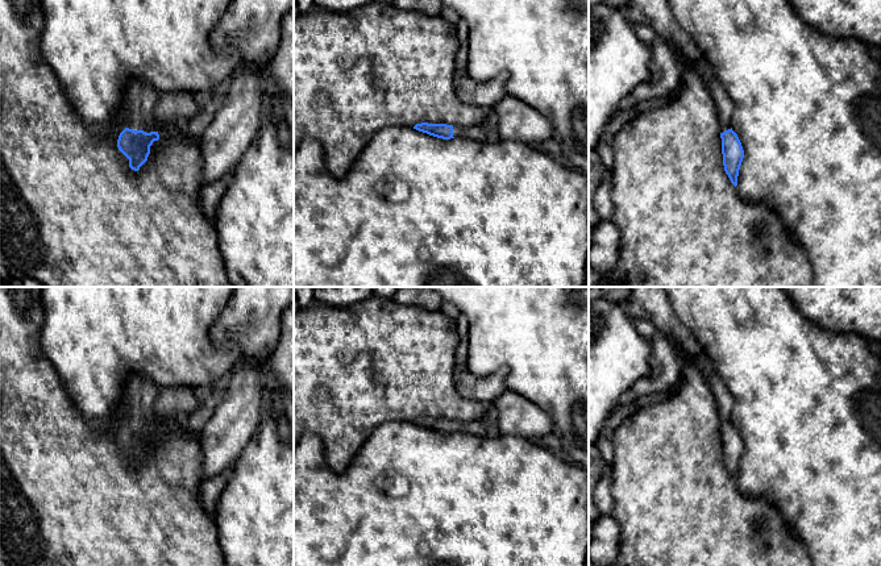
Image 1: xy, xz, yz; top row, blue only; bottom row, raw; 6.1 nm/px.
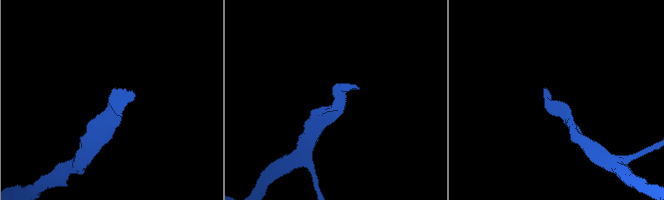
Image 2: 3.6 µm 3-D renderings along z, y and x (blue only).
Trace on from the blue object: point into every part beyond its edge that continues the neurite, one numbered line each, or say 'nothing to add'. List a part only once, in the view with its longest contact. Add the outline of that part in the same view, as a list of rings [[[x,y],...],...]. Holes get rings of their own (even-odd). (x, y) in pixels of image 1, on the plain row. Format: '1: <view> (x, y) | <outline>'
1: xy (149, 404) | [[[133,374],[126,386],[126,400],[129,404],[128,420],[133,425],[144,425],[146,428],[163,428],[166,421],[175,421],[182,429],[187,428],[187,419],[199,405],[194,388],[186,386],[157,386],[151,380],[140,374]]]

